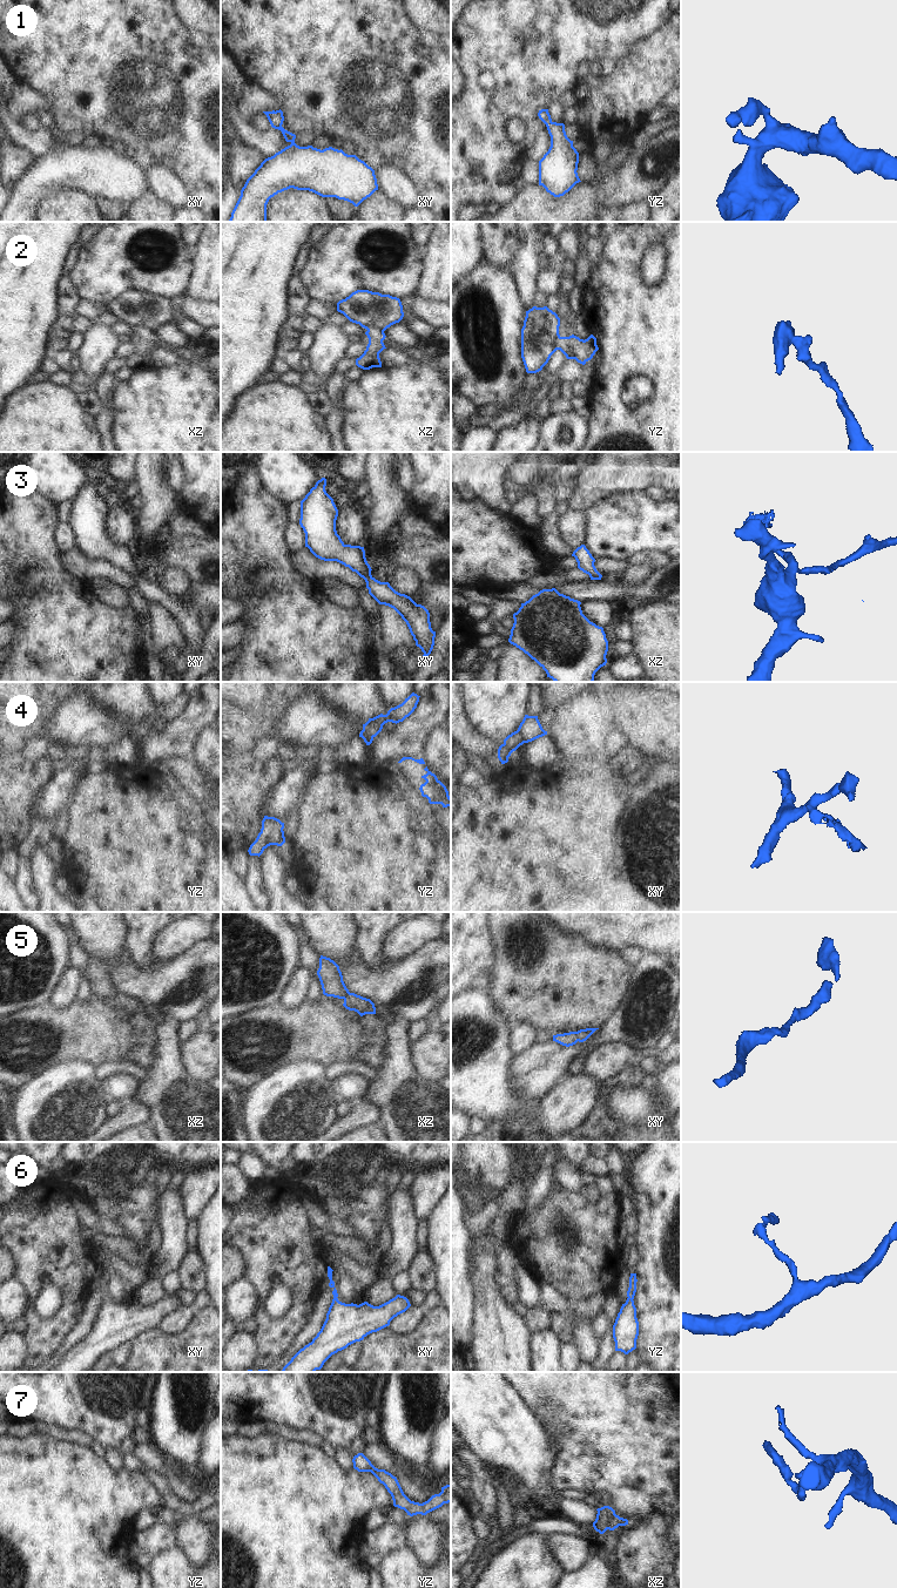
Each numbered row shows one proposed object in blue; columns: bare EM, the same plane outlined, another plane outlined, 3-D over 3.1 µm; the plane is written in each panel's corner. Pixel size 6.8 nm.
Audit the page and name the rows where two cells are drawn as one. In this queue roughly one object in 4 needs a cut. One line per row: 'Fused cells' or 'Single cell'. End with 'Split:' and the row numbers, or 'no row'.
1: Single cell
2: Fused cells
3: Single cell
4: Fused cells
5: Single cell
6: Single cell
7: Fused cells
Split: 2, 4, 7

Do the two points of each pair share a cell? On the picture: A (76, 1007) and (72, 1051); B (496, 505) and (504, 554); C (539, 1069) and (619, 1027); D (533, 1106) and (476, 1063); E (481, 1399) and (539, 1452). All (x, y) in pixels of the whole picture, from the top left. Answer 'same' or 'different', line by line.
A: same
B: different
C: same
D: same
E: same

